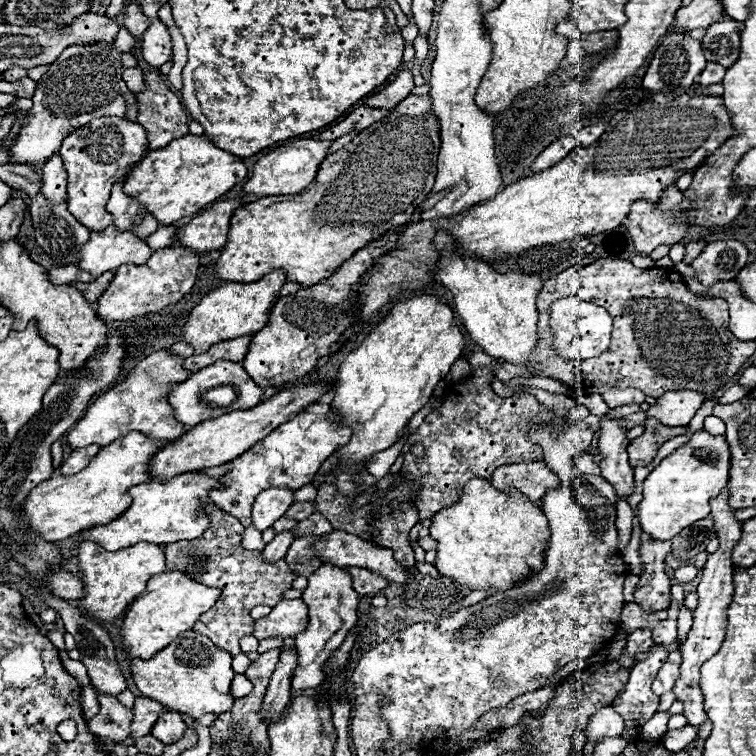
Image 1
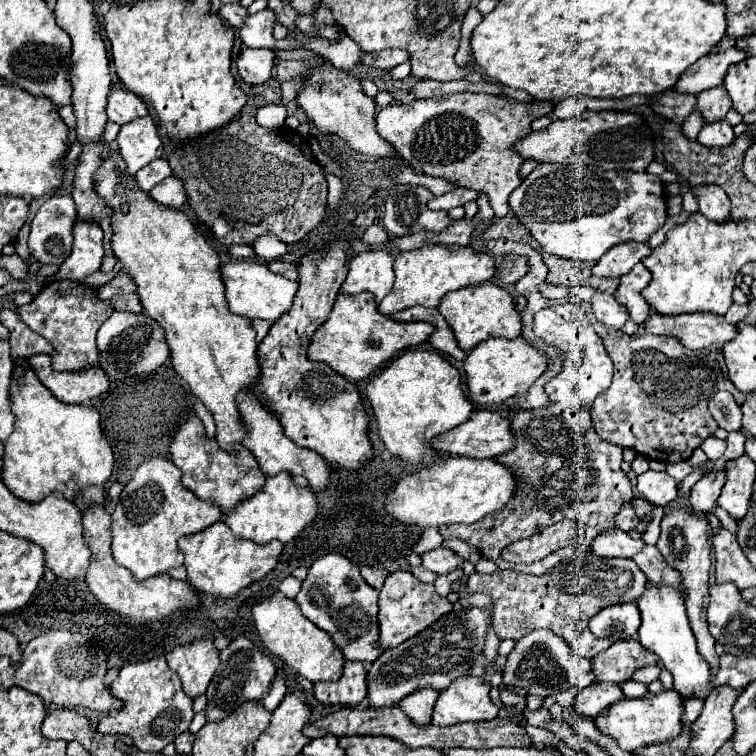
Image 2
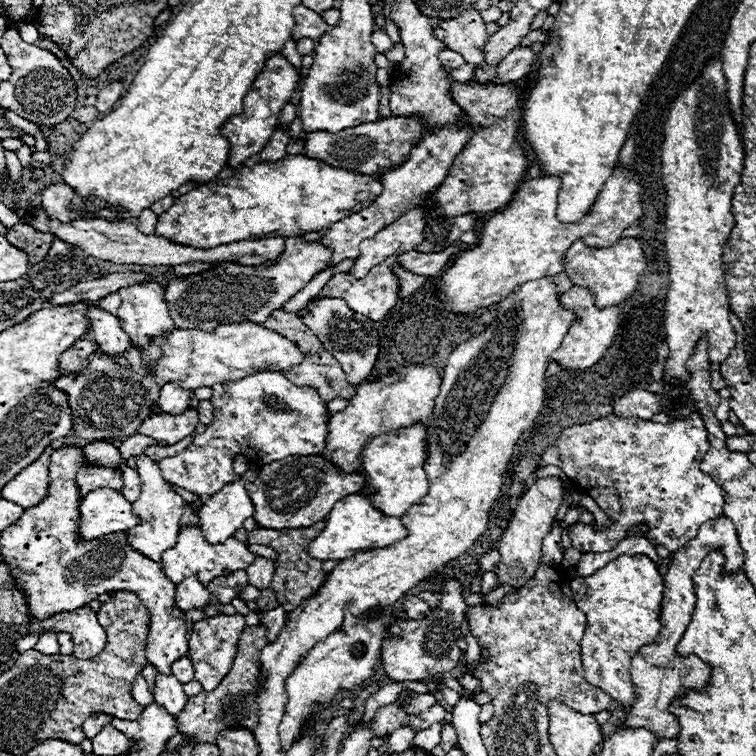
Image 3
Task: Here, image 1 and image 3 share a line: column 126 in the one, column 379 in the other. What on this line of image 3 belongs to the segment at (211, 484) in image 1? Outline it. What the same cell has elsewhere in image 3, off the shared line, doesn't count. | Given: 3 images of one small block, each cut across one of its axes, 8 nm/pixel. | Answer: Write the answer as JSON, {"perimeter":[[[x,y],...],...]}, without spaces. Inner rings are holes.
{"perimeter":[[[350,494],[344,496],[340,502],[334,504],[326,518],[326,526],[316,540],[312,540],[310,556],[318,560],[346,560],[356,552],[364,552],[370,548],[384,548],[408,536],[406,526],[396,516],[386,516],[378,508],[374,508],[372,500],[364,494]]]}

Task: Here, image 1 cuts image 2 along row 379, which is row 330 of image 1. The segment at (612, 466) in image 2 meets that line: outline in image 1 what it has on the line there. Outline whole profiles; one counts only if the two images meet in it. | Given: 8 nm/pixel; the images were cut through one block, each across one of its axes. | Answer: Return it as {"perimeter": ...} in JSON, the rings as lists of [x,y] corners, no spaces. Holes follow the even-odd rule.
{"perimeter":[[[576,296],[560,298],[550,306],[550,328],[554,332],[554,348],[558,354],[568,358],[596,358],[610,346],[612,318],[610,314],[592,302],[580,300]]]}

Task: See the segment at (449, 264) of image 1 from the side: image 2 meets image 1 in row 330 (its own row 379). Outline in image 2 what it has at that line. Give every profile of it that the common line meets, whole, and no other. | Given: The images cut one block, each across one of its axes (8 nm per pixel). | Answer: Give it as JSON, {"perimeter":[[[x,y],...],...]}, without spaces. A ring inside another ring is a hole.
{"perimeter":[[[524,336],[518,338],[488,338],[482,344],[478,344],[474,350],[468,352],[468,358],[464,362],[466,382],[470,390],[470,398],[476,404],[502,404],[510,400],[512,396],[526,392],[544,370],[548,370],[550,358],[524,340]]]}

